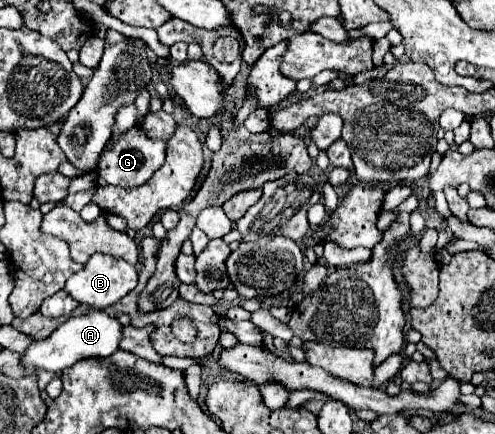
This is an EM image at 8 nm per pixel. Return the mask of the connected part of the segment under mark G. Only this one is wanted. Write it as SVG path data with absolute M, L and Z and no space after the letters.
M135 125L121 137L113 137L107 143L107 147L101 155L101 161L97 165L97 175L109 185L137 187L137 185L147 183L151 179L151 175L163 165L163 161L165 161L165 141L147 137L143 127Z

